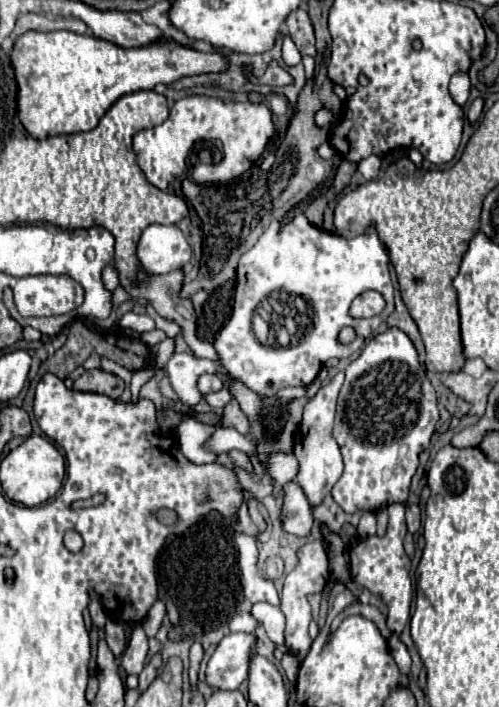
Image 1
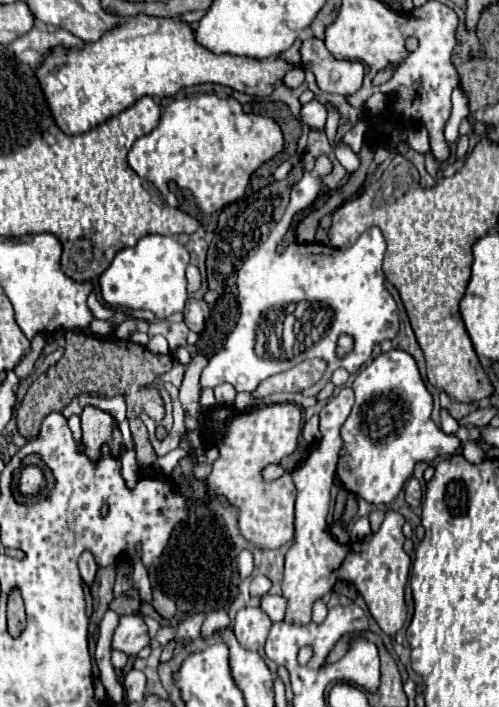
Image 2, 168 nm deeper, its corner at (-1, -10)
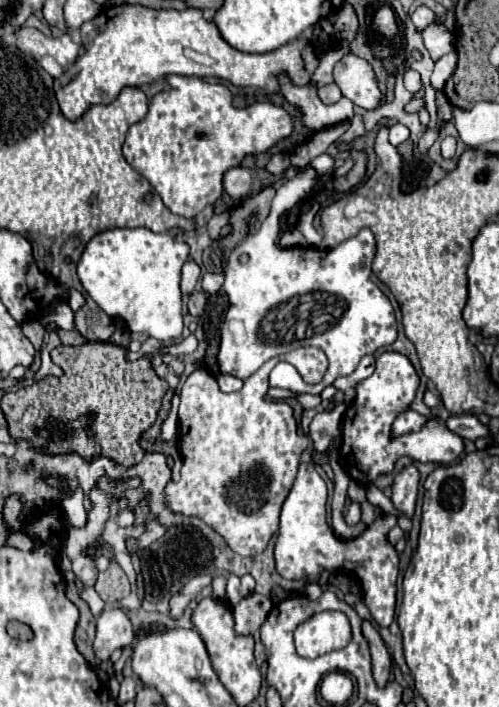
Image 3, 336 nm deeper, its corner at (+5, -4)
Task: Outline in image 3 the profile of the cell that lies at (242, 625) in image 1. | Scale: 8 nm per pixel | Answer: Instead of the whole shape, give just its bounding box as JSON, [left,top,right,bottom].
[233,592,273,634]

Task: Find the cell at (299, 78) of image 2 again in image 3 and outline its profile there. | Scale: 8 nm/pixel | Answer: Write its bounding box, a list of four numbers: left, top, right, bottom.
[279,74,353,130]

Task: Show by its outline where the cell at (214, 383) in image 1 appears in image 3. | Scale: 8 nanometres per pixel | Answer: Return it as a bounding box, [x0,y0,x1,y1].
[219,374,243,392]

